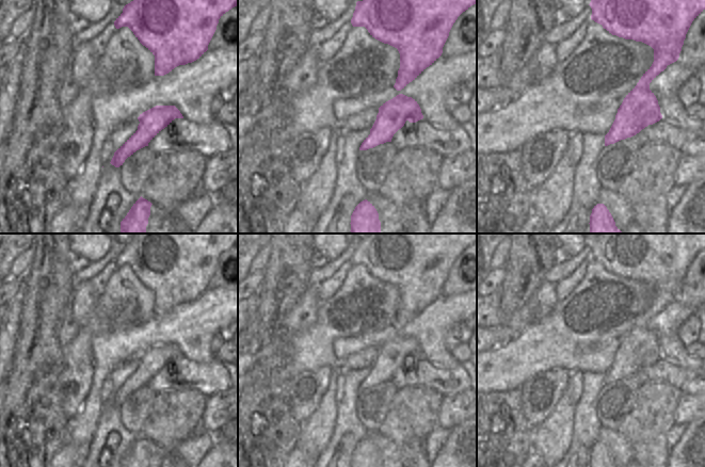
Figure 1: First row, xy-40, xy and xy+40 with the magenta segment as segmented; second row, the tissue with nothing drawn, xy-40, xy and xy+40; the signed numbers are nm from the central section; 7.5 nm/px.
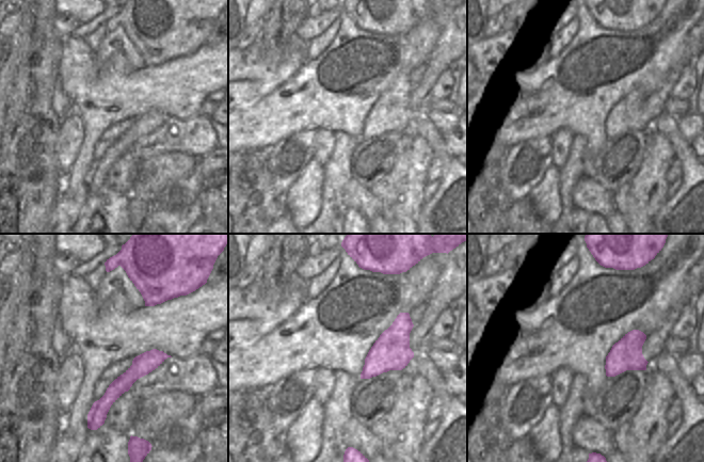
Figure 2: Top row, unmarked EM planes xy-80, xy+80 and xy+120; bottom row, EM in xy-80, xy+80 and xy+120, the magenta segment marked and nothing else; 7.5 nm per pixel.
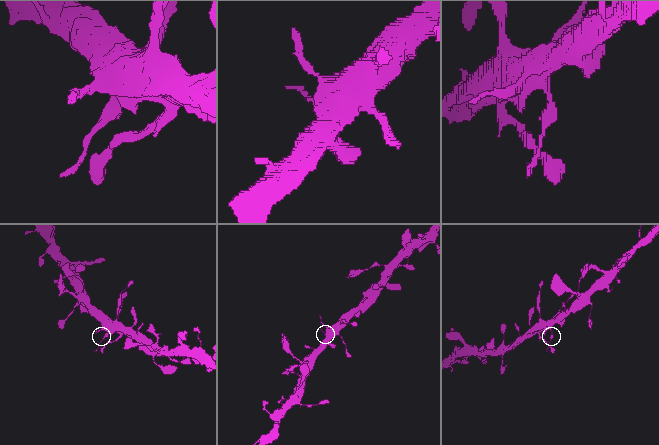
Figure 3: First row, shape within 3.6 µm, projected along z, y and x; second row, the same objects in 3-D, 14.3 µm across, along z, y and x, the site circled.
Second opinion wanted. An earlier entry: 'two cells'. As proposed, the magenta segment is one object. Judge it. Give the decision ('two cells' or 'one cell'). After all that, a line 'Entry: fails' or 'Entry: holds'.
one cell
Entry: fails

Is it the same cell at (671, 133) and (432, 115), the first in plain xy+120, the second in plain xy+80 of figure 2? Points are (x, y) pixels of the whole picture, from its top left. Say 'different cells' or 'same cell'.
different cells

